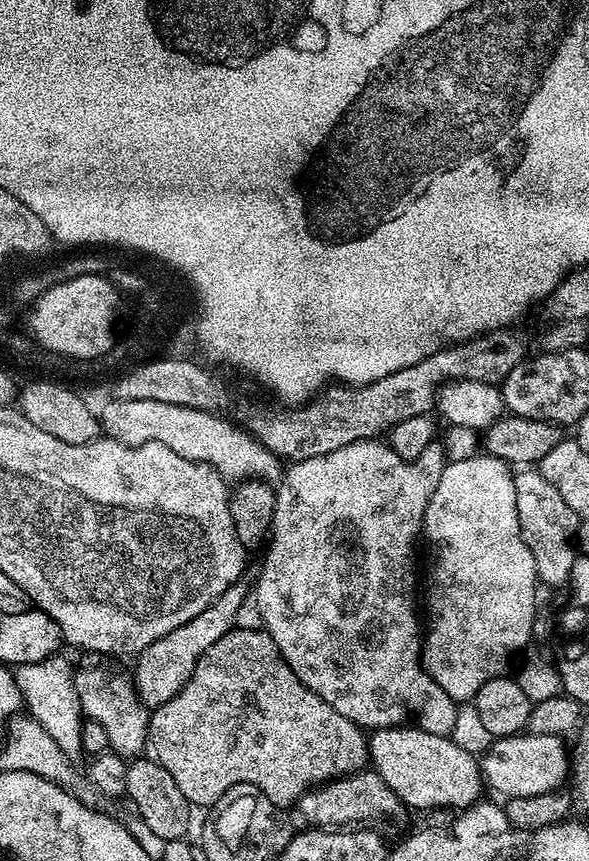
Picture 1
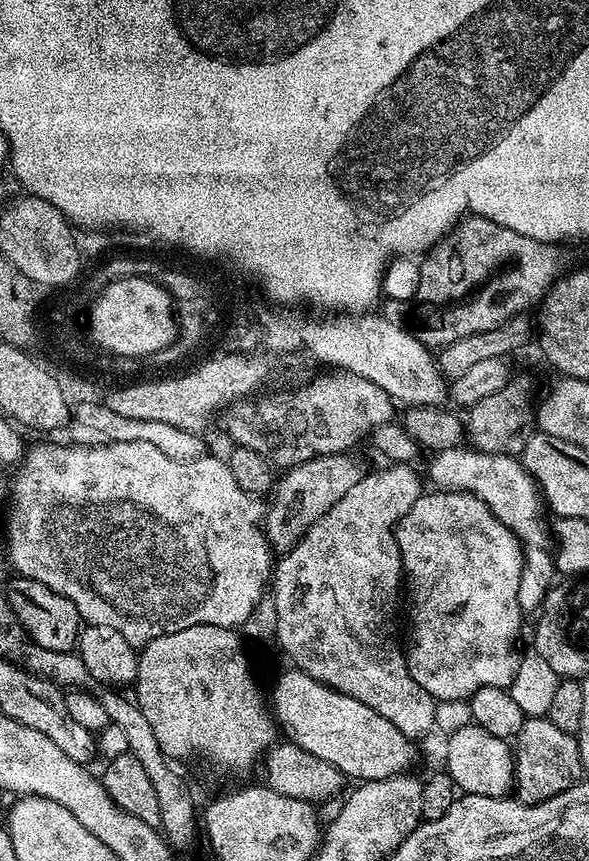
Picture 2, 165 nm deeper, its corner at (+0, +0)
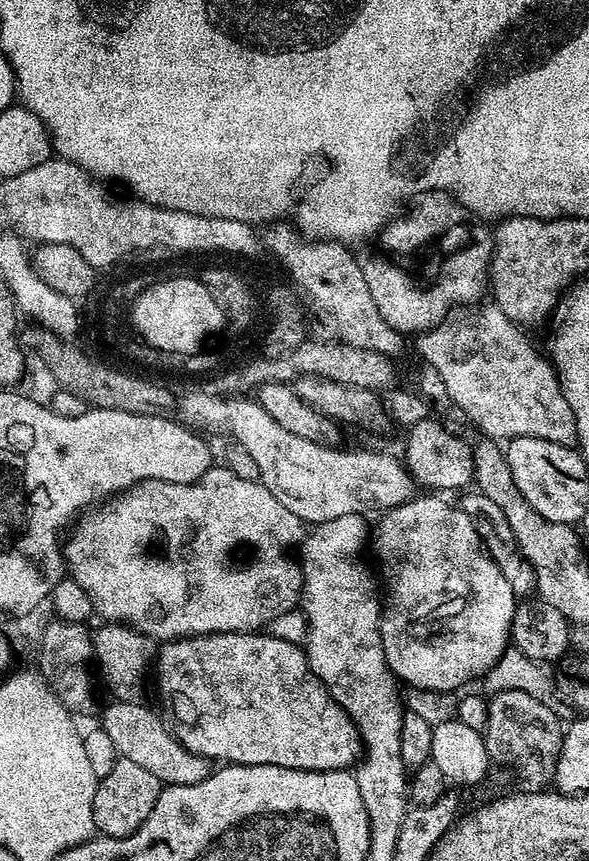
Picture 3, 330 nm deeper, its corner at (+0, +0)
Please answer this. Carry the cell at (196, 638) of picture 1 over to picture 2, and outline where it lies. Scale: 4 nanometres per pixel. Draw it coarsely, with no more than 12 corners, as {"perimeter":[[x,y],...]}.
{"perimeter":[[352,454],[316,456],[275,481],[273,553],[294,550],[366,475]]}

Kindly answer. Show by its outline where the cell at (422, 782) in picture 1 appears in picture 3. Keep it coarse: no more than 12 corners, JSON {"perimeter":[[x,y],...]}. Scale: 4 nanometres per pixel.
{"perimeter":[[300,644],[159,645],[176,737],[210,762],[348,770],[362,741]]}

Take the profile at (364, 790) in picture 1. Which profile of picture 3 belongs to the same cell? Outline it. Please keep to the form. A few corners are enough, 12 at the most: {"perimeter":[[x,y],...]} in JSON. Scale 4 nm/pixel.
{"perimeter":[[112,702],[104,732],[117,757],[164,786],[205,780],[186,750],[144,702]]}

